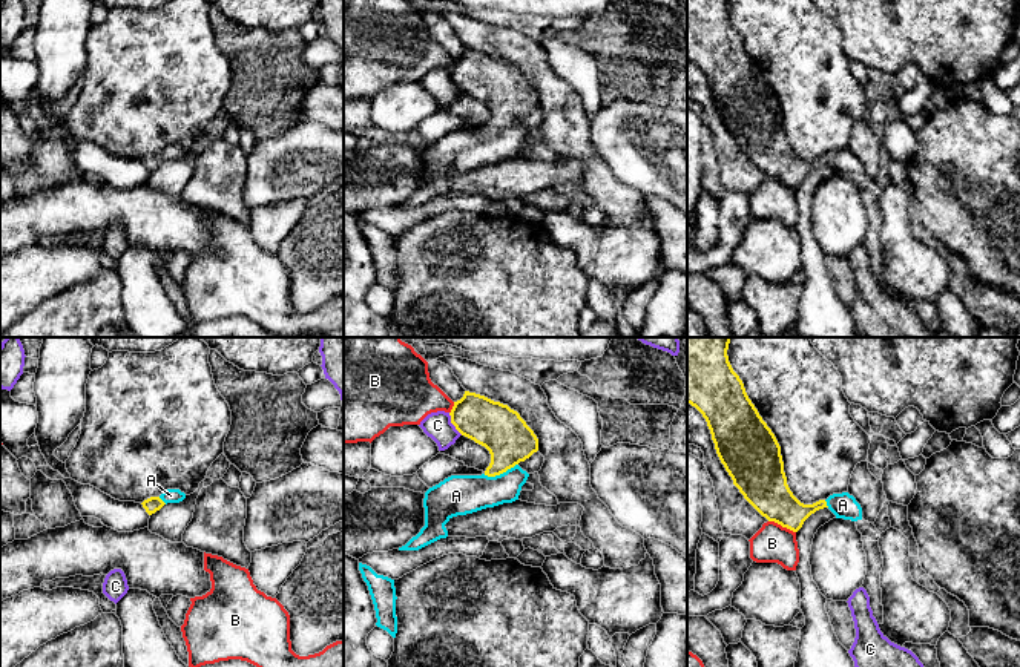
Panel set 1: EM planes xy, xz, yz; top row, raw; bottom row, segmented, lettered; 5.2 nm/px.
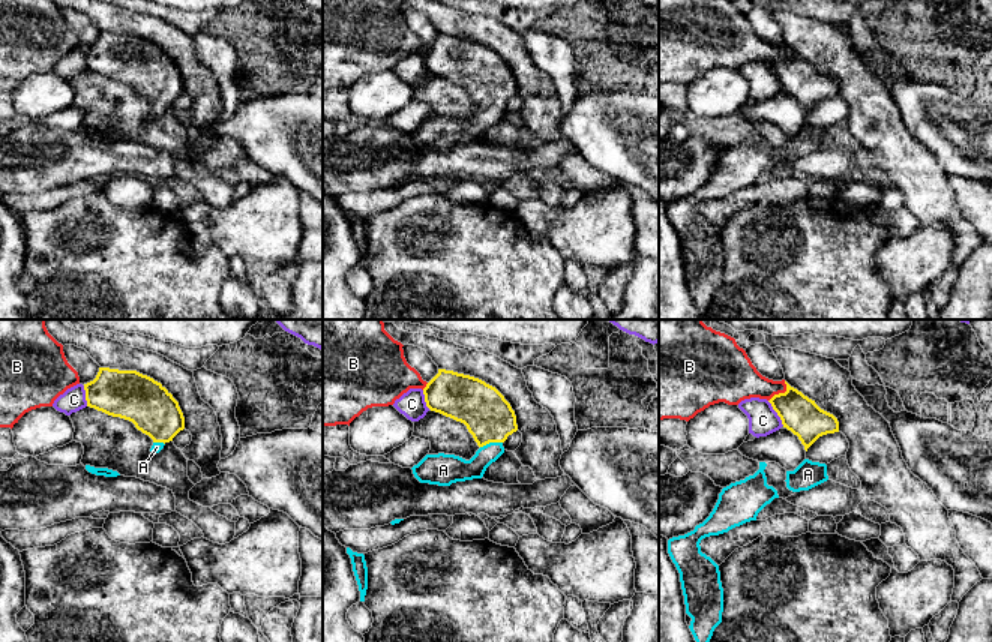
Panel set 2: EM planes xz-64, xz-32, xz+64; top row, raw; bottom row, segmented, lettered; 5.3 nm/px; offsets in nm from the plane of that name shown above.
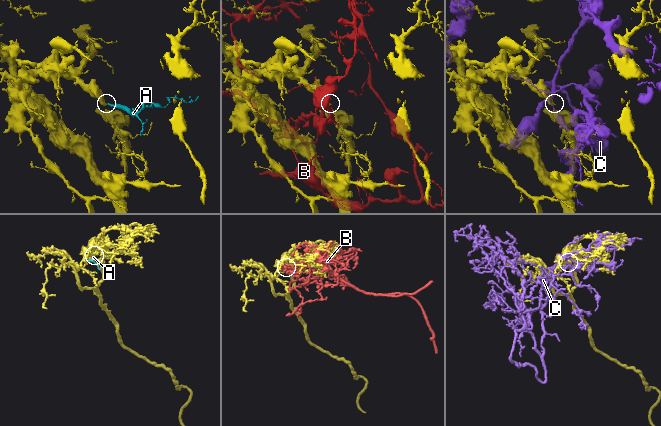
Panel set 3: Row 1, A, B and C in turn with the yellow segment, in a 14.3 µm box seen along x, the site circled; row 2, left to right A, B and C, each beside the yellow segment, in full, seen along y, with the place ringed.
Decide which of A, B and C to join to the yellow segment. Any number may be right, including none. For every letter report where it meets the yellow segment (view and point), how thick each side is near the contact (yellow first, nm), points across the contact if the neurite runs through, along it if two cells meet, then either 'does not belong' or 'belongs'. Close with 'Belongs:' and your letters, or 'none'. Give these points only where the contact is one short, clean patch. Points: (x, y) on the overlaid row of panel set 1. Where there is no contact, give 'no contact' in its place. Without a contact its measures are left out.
A: contact xz (500, 473); calibres 240 and 200 nm; way xz (500, 430), (500, 473), (482, 491), (459, 494); belongs
B: contact yz (783, 526); calibres 240 and 200 nm; does not belong
C: contact xz (451, 422); calibres 240 and 140 nm; does not belong
Belongs: A

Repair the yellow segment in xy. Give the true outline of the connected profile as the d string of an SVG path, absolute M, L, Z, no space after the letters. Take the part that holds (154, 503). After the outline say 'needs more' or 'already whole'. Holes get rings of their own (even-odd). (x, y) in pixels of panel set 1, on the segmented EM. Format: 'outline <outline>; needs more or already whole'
outline M167 489L163 492L160 497L150 497L144 500L141 504L146 509L149 515L155 514L160 511L164 504L167 503L179 503L186 498L186 494L181 492L179 489Z; needs more

